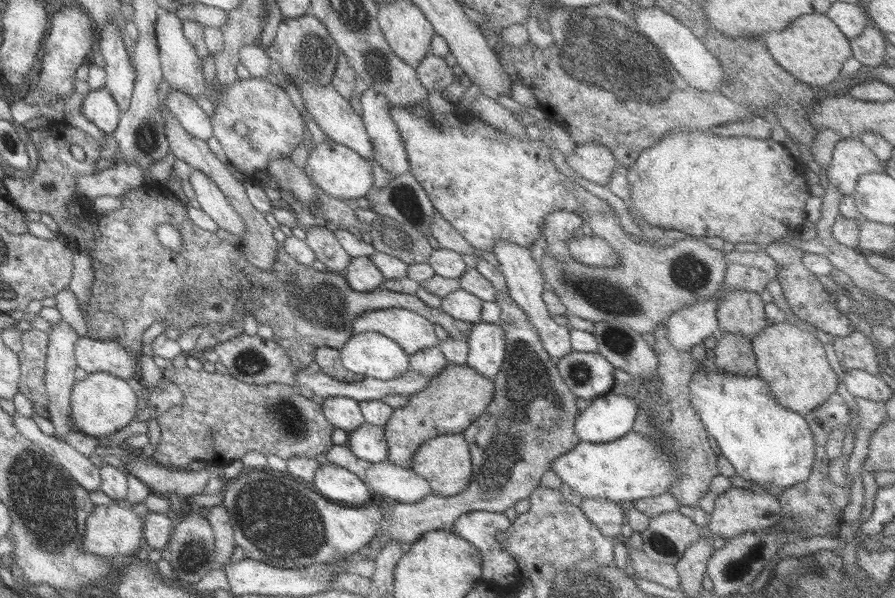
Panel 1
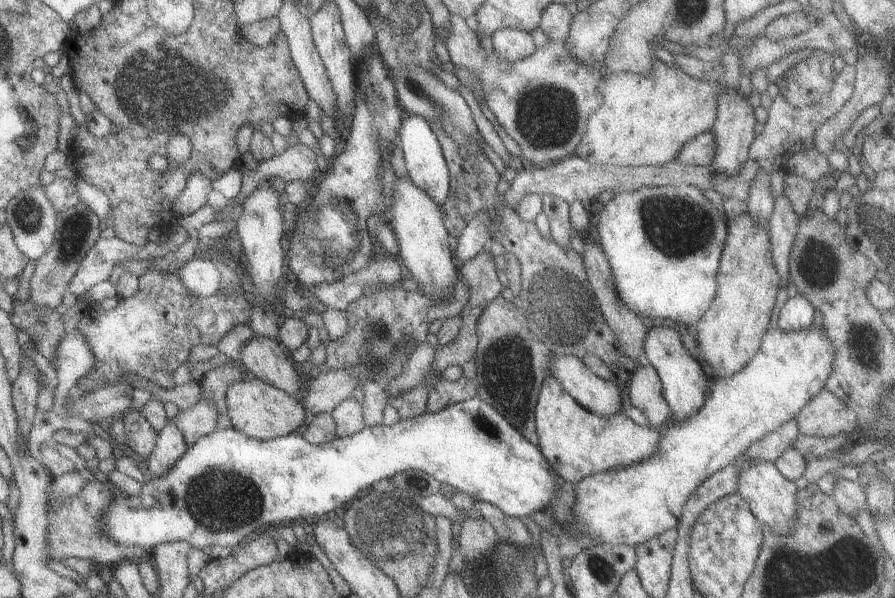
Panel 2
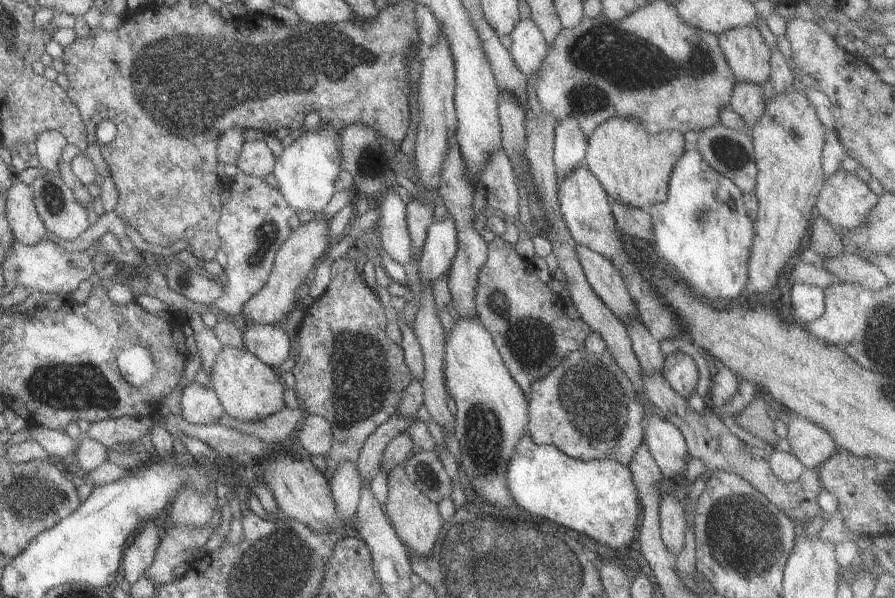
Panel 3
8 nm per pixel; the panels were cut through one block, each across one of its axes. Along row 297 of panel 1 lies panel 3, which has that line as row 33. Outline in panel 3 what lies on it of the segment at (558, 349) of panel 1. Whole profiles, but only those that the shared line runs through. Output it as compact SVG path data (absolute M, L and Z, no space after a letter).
M531 19L519 20L511 34L508 52L513 66L525 76L531 78L545 58L547 43L539 28Z

